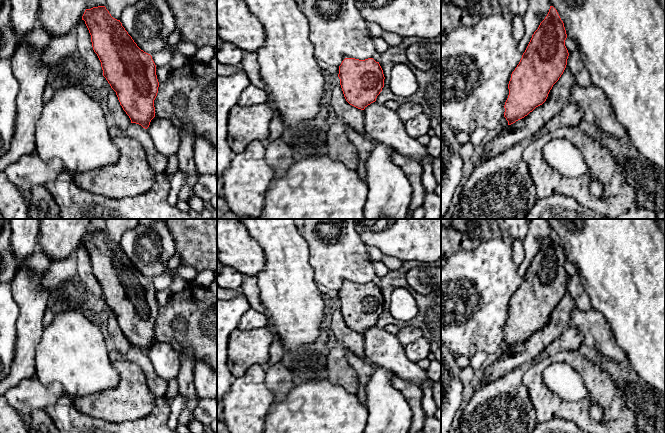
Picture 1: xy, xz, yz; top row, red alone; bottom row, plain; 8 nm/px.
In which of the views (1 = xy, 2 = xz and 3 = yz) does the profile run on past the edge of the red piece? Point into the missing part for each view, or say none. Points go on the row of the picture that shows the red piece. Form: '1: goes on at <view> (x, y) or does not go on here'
1: does not go on here
2: does not go on here
3: does not go on here

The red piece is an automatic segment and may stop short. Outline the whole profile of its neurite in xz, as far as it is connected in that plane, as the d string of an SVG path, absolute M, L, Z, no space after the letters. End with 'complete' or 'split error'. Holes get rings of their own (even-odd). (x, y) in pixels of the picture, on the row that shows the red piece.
M345 58L338 77L346 101L361 110L375 102L384 87L383 70L373 58Z | complete

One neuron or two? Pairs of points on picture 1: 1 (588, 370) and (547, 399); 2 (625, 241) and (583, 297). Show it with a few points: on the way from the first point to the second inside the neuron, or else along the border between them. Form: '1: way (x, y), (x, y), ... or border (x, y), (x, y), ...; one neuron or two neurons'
1: way (569, 358), (549, 360), (538, 371), (538, 380); one neuron
2: border (577, 273), (592, 308); two neurons

